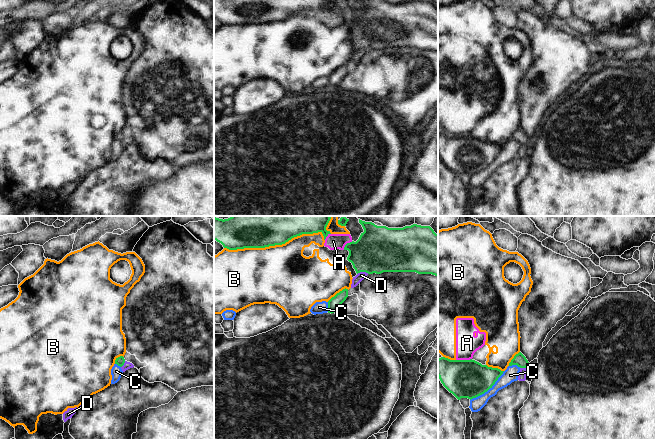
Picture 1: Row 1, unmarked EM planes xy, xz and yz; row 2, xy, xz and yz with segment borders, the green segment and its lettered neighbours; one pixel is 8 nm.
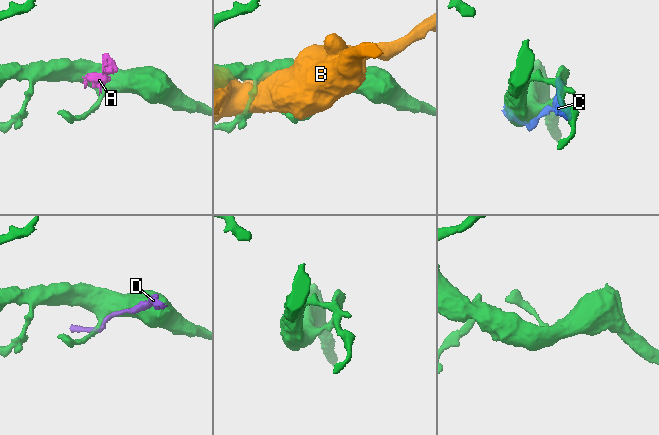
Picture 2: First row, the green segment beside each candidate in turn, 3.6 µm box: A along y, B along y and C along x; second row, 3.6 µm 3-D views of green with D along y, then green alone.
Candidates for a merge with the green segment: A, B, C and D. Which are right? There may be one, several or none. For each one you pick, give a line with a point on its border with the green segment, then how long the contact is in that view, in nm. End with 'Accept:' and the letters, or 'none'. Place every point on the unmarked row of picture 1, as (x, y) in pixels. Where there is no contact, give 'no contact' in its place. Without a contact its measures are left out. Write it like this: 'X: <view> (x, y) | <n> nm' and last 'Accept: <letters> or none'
Accept: none

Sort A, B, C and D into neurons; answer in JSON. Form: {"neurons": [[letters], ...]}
{"neurons": [["A", "B"], ["C"], ["D"]]}

